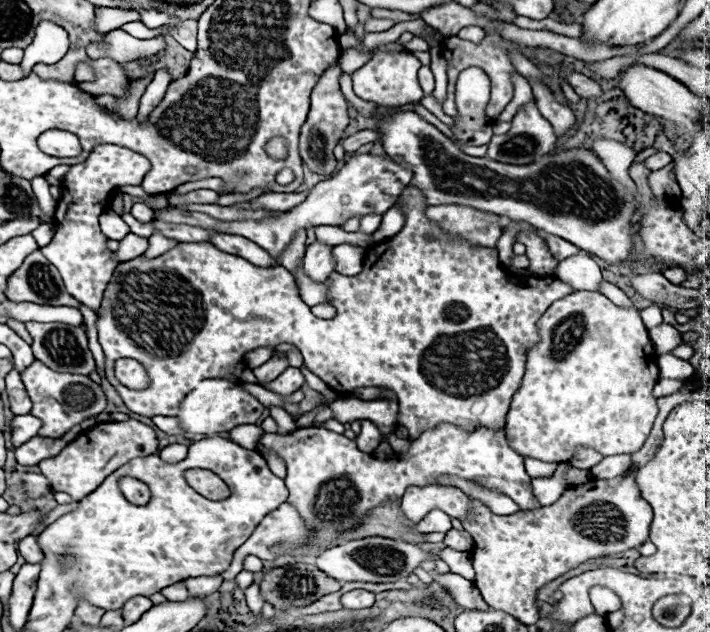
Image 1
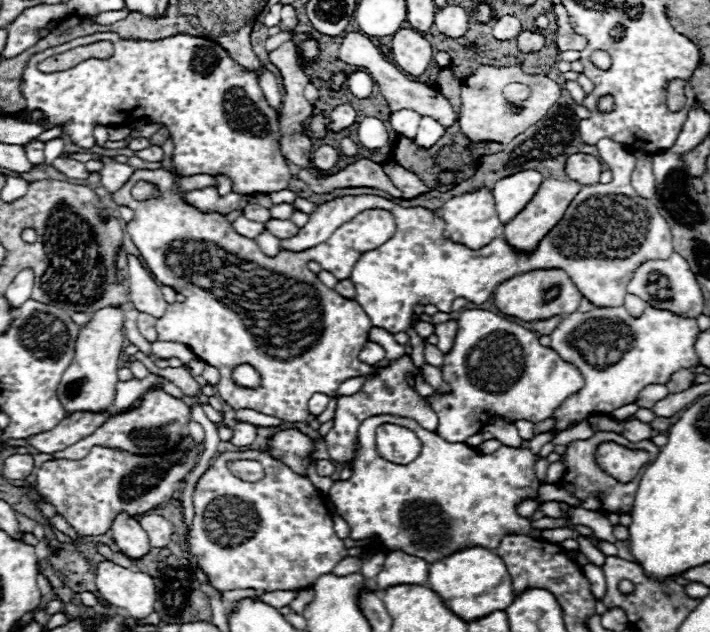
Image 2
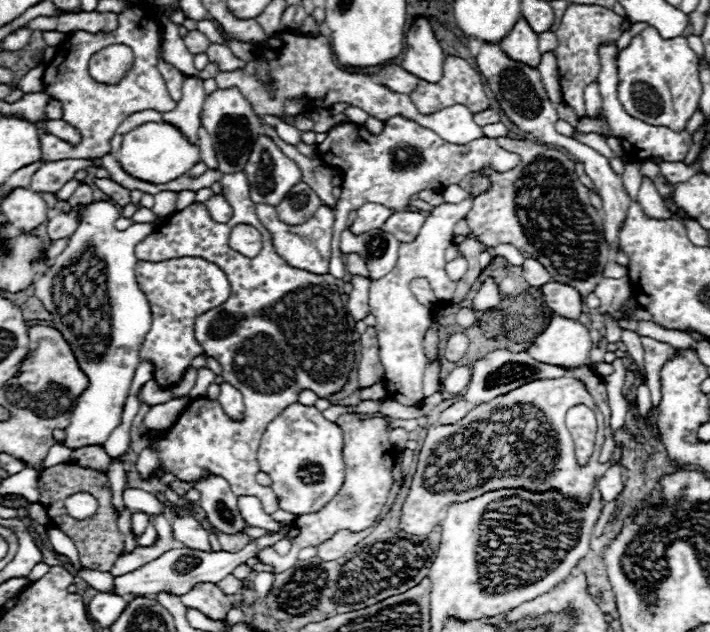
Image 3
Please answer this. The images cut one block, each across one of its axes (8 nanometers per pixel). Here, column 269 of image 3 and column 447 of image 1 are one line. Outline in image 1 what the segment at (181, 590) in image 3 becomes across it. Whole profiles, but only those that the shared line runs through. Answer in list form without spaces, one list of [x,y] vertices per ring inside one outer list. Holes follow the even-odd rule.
[[[450,530],[444,538],[446,546],[452,548],[452,550],[458,550],[458,552],[468,552],[472,550],[472,536],[466,532],[466,530]]]

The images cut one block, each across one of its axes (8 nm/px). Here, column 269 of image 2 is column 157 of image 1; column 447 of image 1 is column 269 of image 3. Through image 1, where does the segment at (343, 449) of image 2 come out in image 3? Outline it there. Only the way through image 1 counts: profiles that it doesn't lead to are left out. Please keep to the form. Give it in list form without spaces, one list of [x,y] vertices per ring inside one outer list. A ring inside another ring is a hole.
[[[244,172],[232,174],[232,176],[228,174],[221,178],[220,184],[224,196],[228,198],[234,210],[232,218],[226,224],[214,222],[208,216],[208,210],[204,204],[190,204],[188,208],[174,212],[160,228],[156,228],[142,242],[138,242],[134,252],[138,260],[172,260],[172,258],[184,258],[184,256],[204,258],[208,262],[218,264],[226,272],[232,288],[230,298],[222,306],[200,314],[196,318],[194,330],[196,330],[196,340],[204,348],[204,354],[218,360],[218,364],[222,366],[222,378],[244,394],[246,412],[244,412],[244,418],[236,422],[228,418],[222,406],[214,406],[214,401],[204,397],[194,399],[192,406],[188,408],[188,412],[184,412],[184,418],[180,418],[176,426],[172,426],[164,436],[160,436],[154,446],[148,446],[138,454],[136,470],[142,480],[154,478],[154,472],[160,468],[164,472],[172,472],[182,482],[196,482],[206,474],[222,476],[224,480],[228,480],[234,494],[252,494],[260,498],[260,502],[264,504],[264,510],[272,514],[278,510],[278,498],[270,488],[264,488],[256,482],[256,474],[260,472],[258,460],[256,460],[260,438],[268,422],[272,422],[272,418],[276,418],[280,410],[284,410],[292,402],[298,402],[298,394],[302,390],[314,390],[320,398],[330,398],[332,394],[342,390],[342,386],[348,382],[348,374],[356,360],[354,332],[346,322],[346,312],[338,294],[336,278],[330,274],[312,274],[300,268],[292,268],[276,254],[272,236],[256,216],[256,204],[250,200],[250,184],[246,180],[246,174]],[[236,224],[254,224],[254,228],[262,232],[262,250],[258,256],[246,258],[228,246],[230,230]]]

